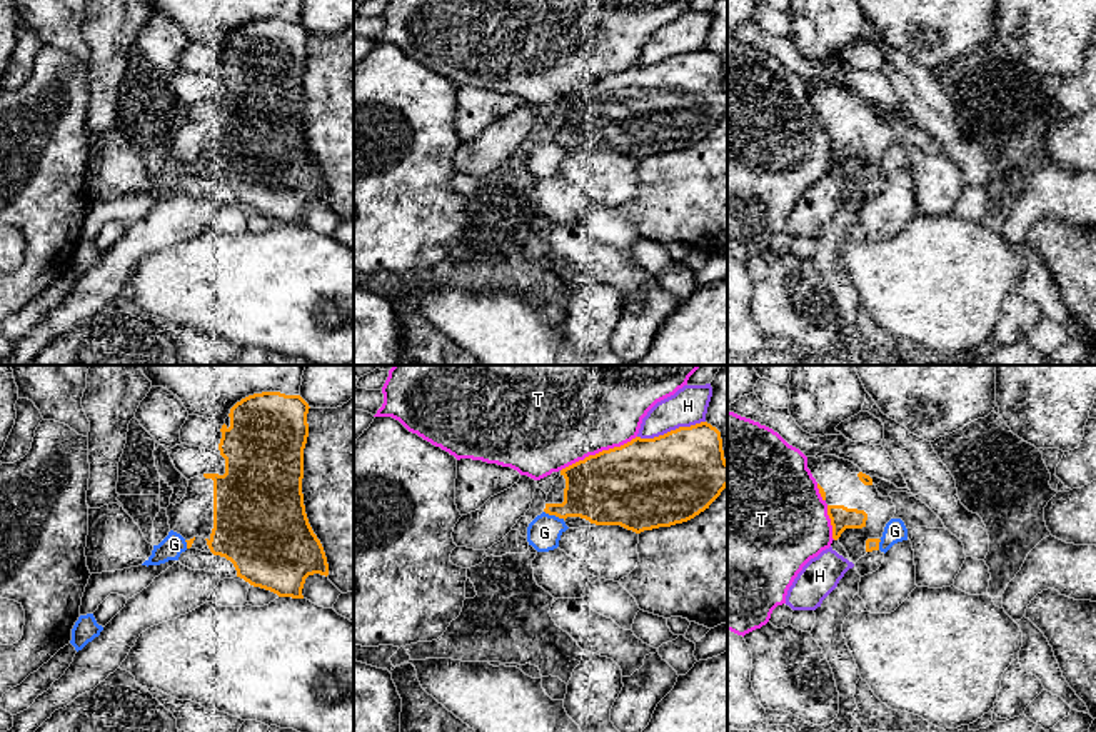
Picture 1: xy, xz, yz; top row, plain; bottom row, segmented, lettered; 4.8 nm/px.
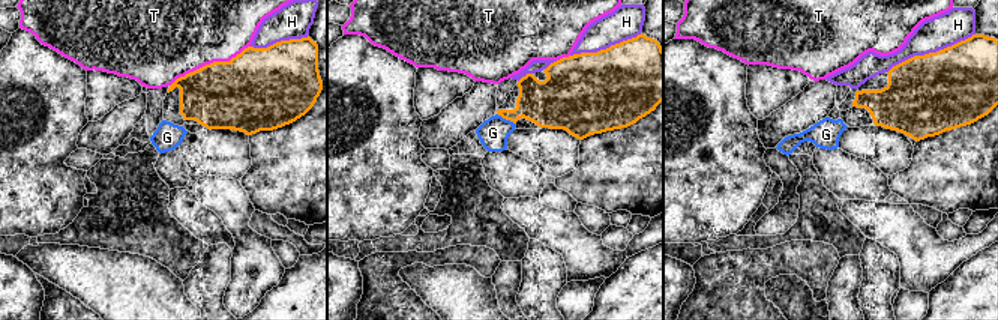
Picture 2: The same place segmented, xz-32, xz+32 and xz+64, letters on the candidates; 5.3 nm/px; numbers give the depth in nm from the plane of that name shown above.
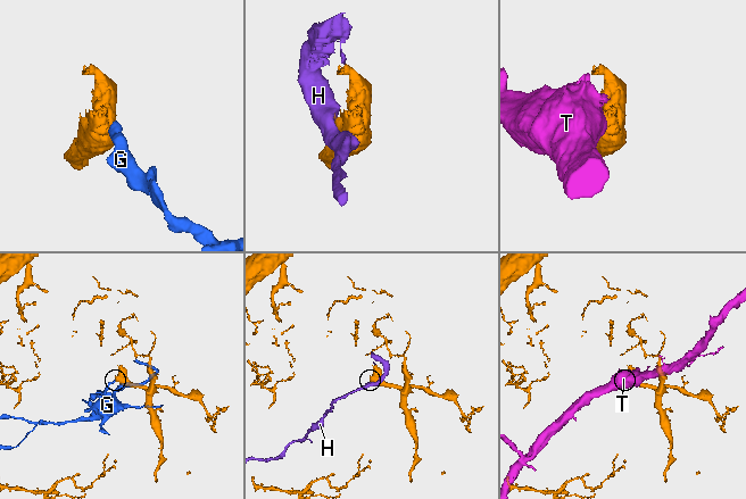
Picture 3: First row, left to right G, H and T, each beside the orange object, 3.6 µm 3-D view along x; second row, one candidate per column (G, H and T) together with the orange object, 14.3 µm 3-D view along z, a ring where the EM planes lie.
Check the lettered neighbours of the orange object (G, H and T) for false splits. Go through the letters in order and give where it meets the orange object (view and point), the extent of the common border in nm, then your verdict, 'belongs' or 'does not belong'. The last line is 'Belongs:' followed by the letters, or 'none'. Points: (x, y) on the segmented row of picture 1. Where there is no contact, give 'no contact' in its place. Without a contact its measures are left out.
G: xz (554, 514) | 110 nm | does not belong
H: xz (671, 431) | 340 nm | does not belong
T: xz (599, 452) | 400 nm | does not belong
Belongs: none

